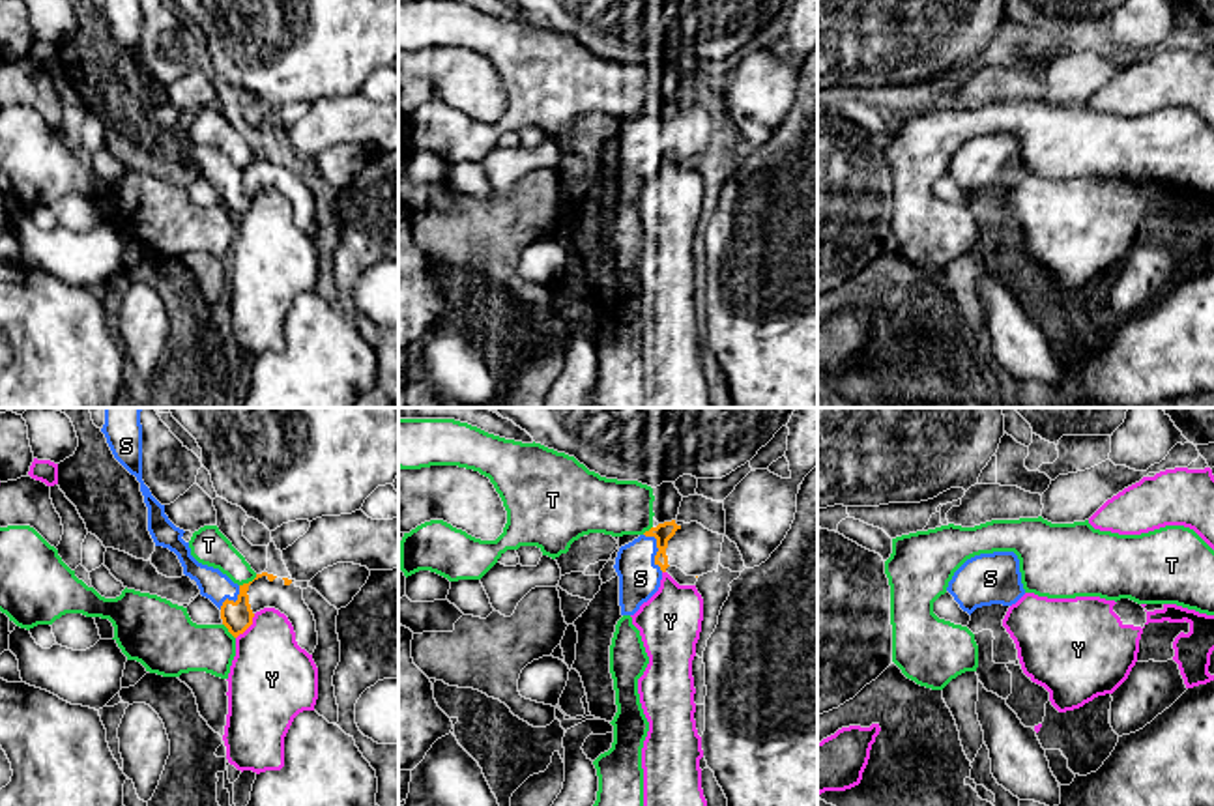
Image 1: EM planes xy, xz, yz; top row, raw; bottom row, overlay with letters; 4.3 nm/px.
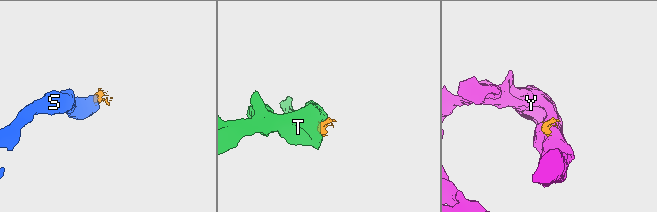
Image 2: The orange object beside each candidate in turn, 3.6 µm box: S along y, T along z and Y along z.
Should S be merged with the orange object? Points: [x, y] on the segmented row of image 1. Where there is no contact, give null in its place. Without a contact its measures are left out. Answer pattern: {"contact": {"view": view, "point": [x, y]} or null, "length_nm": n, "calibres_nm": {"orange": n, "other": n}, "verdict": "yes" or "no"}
{"contact": {"view": "xz", "point": [659, 550]}, "length_nm": 190, "calibres_nm": {"orange": 80, "other": 180}, "verdict": "yes"}

